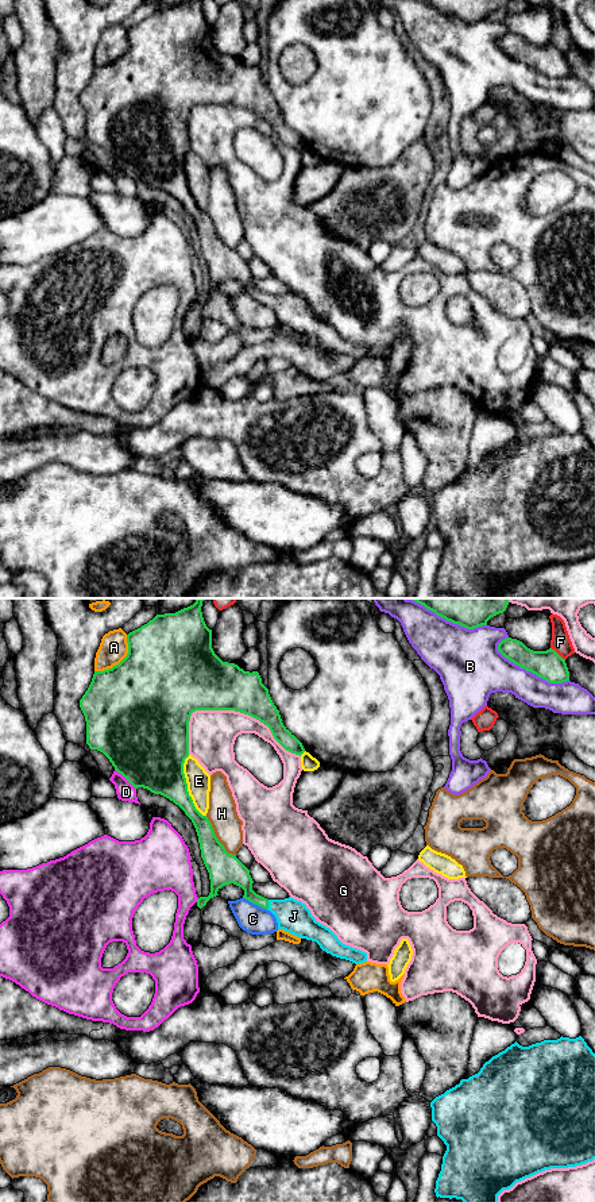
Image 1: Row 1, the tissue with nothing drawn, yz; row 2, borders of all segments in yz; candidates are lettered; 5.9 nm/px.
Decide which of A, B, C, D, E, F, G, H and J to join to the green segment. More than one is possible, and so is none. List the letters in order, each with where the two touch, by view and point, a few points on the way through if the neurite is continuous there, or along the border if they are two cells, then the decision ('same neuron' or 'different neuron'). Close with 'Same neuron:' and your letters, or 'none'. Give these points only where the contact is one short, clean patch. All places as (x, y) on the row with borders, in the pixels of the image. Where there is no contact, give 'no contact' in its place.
A: contact yz (122, 661); different neuron
B: contact yz (530, 671); different neuron
C: contact yz (255, 904); different neuron
D: contact yz (126, 778); different neuron
E: contact yz (186, 786); different neuron
F: contact yz (556, 652); different neuron
G: contact yz (247, 713); different neuron
H: contact yz (216, 838); different neuron
J: contact yz (267, 905); way yz (239, 874), (247, 889), (267, 905), (281, 908), (293, 916); same neuron
Same neuron: J

